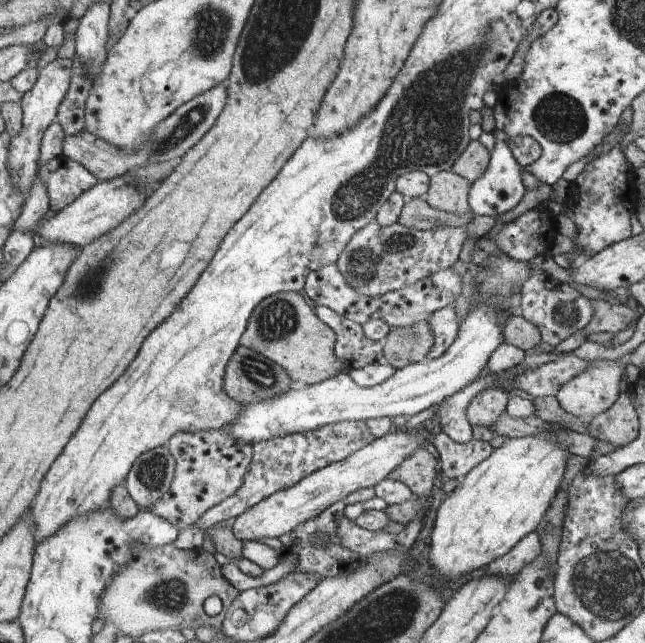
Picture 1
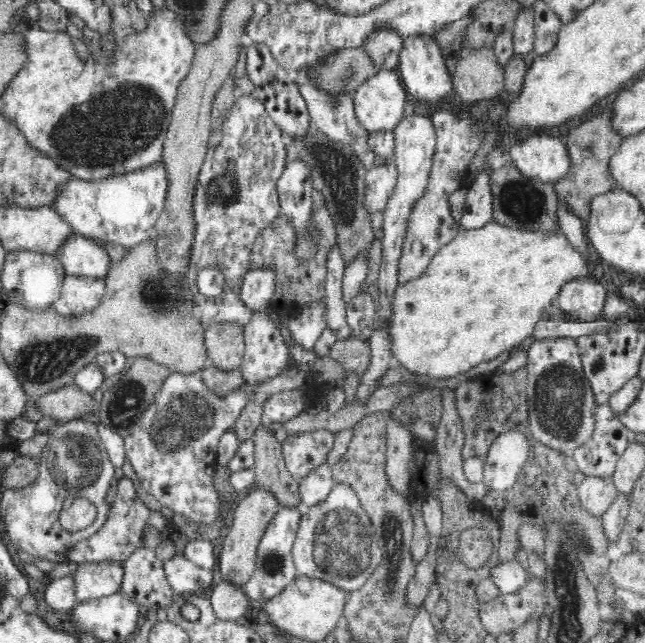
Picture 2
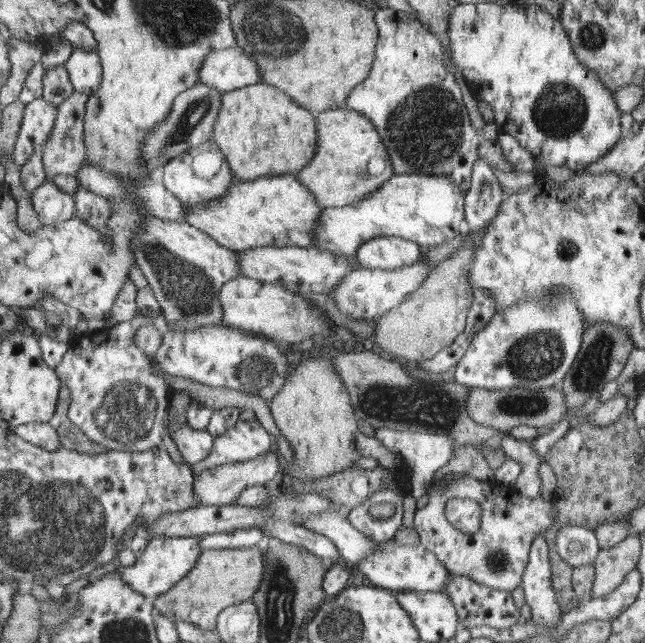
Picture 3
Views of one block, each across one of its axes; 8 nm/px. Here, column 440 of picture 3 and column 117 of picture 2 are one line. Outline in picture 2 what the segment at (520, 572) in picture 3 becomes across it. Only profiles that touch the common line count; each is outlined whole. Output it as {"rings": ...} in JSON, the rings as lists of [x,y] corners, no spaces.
{"rings":[[[125,476],[118,481],[117,494],[111,502],[112,514],[106,516],[102,526],[92,536],[80,540],[78,544],[74,544],[70,548],[67,557],[69,562],[82,564],[85,562],[102,562],[102,560],[108,559],[124,562],[136,548],[143,546],[142,536],[146,526],[152,526],[160,533],[166,531],[168,519],[160,511],[152,510],[146,506],[138,496],[133,484],[134,482]]]}

